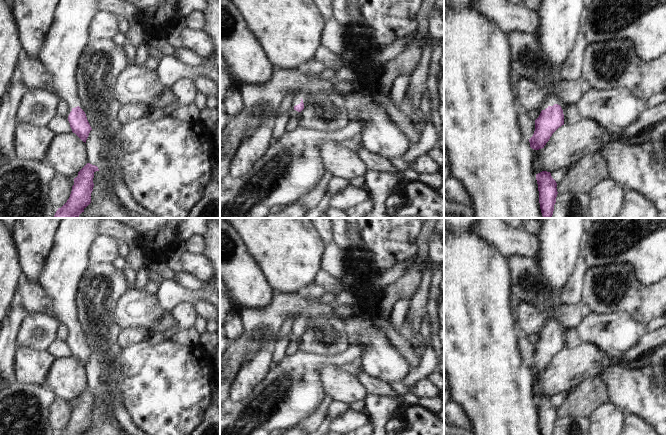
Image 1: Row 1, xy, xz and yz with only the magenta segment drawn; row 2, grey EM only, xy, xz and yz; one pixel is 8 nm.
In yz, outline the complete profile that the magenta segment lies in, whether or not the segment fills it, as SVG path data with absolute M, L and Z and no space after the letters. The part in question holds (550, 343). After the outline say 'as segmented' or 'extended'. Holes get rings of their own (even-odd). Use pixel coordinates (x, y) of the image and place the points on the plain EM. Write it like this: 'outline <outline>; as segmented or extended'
outline M549 309L544 316L549 323L548 331L542 334L539 341L535 344L535 355L529 363L530 371L534 374L544 372L552 358L564 349L564 338L560 329L555 327L555 315Z; extended

